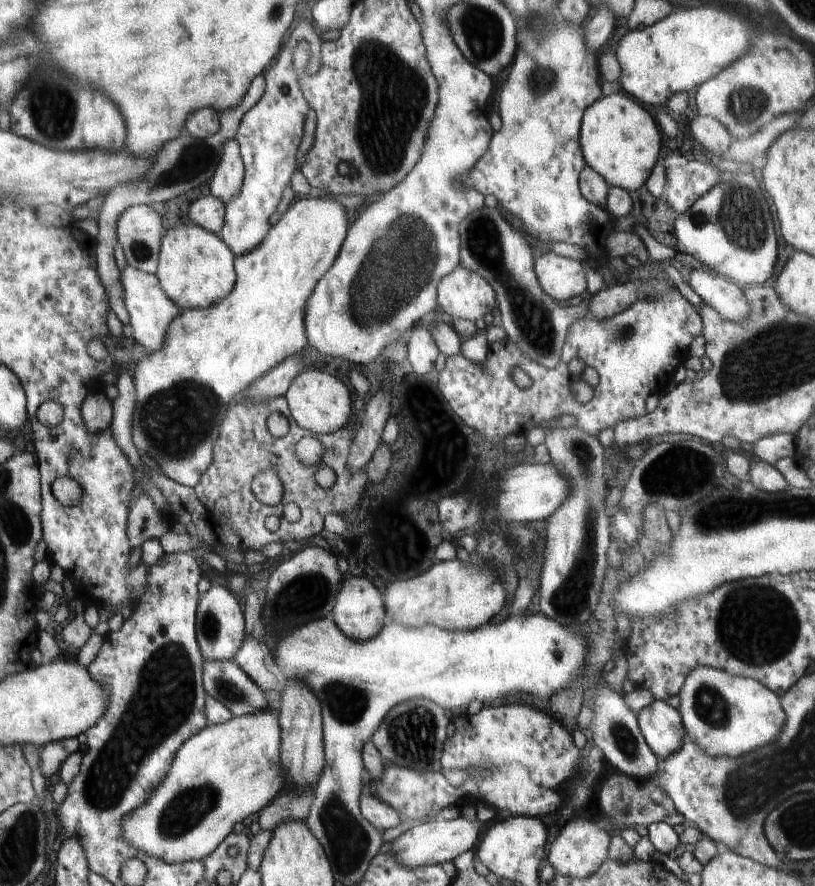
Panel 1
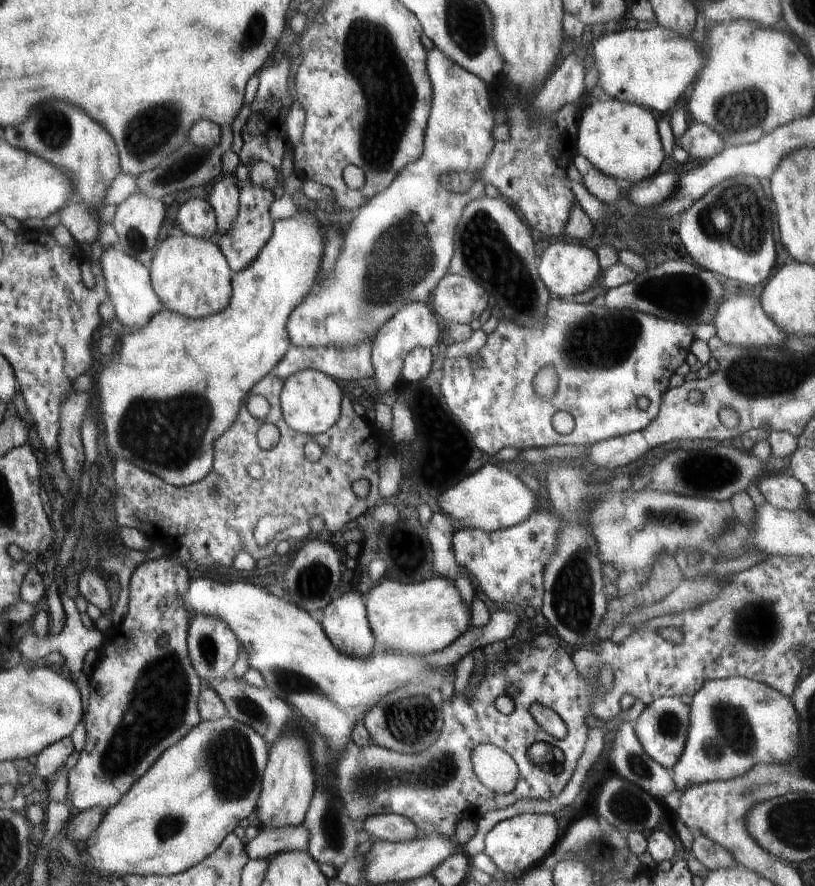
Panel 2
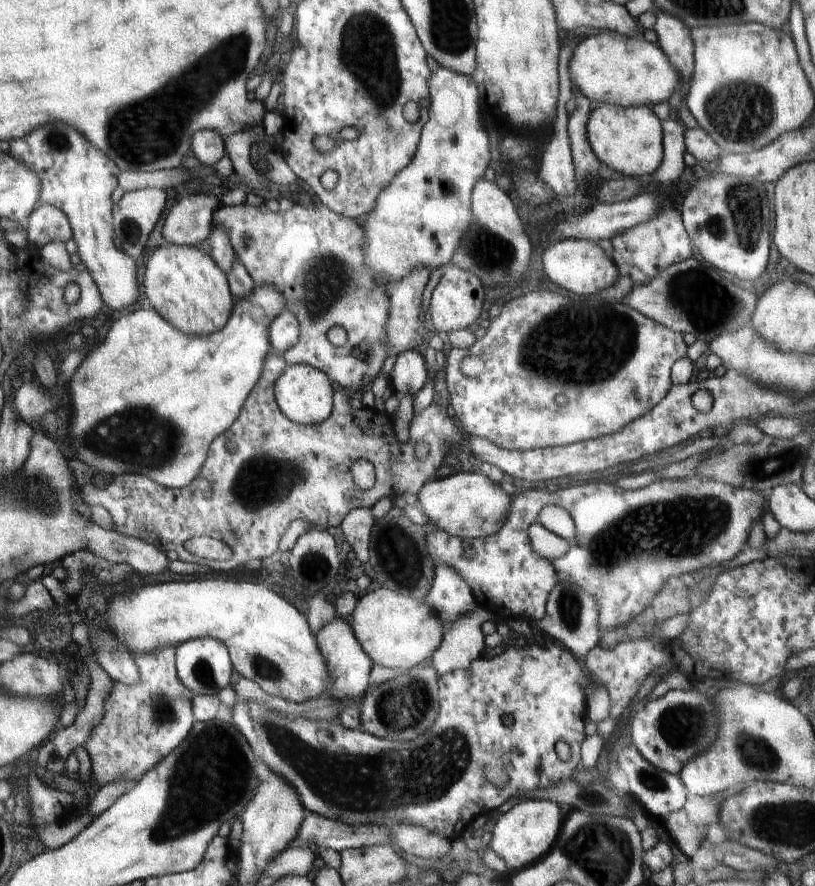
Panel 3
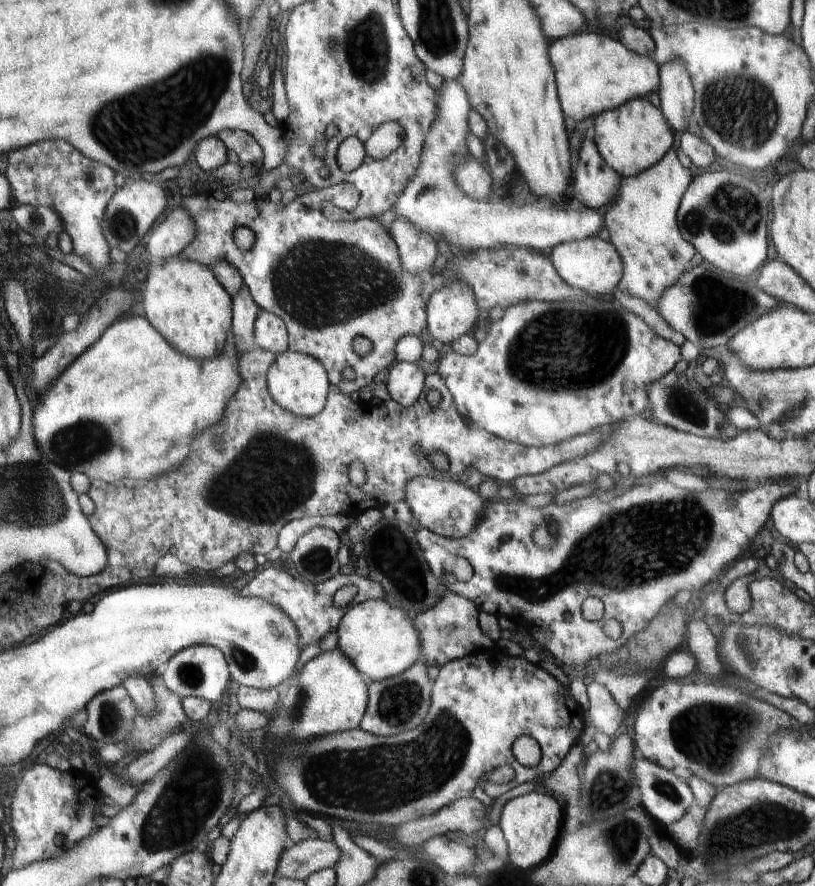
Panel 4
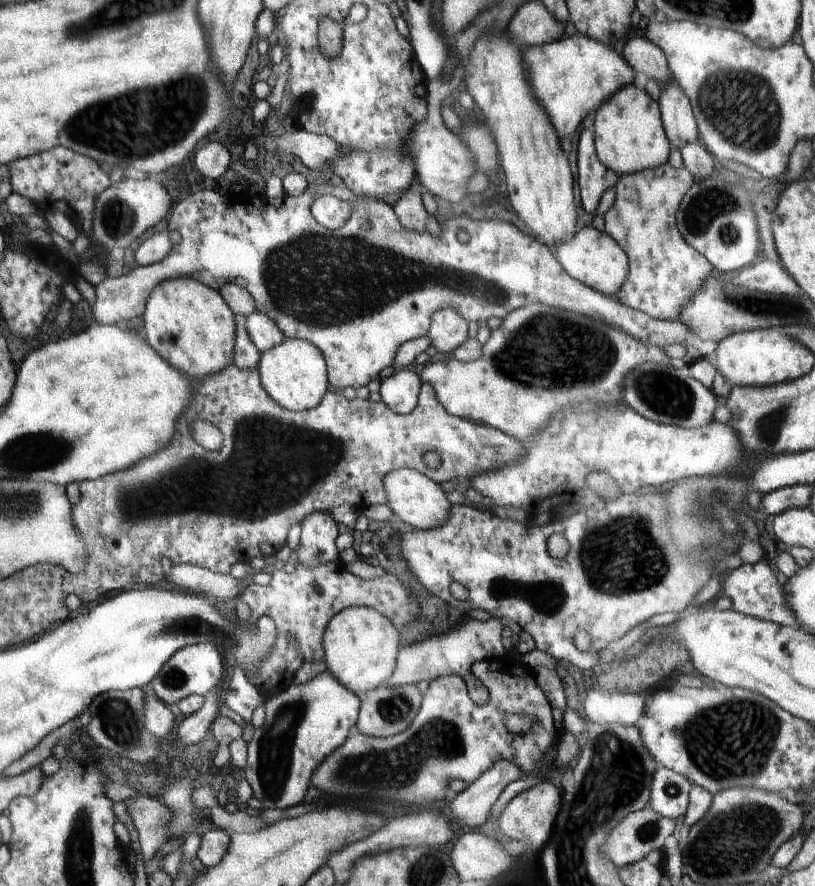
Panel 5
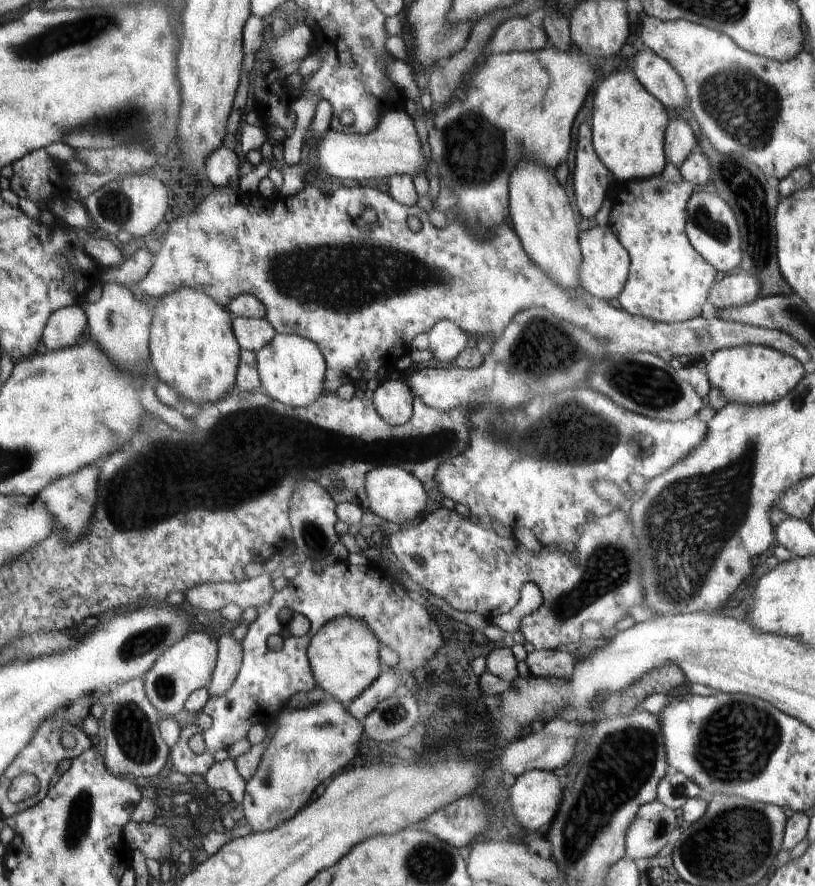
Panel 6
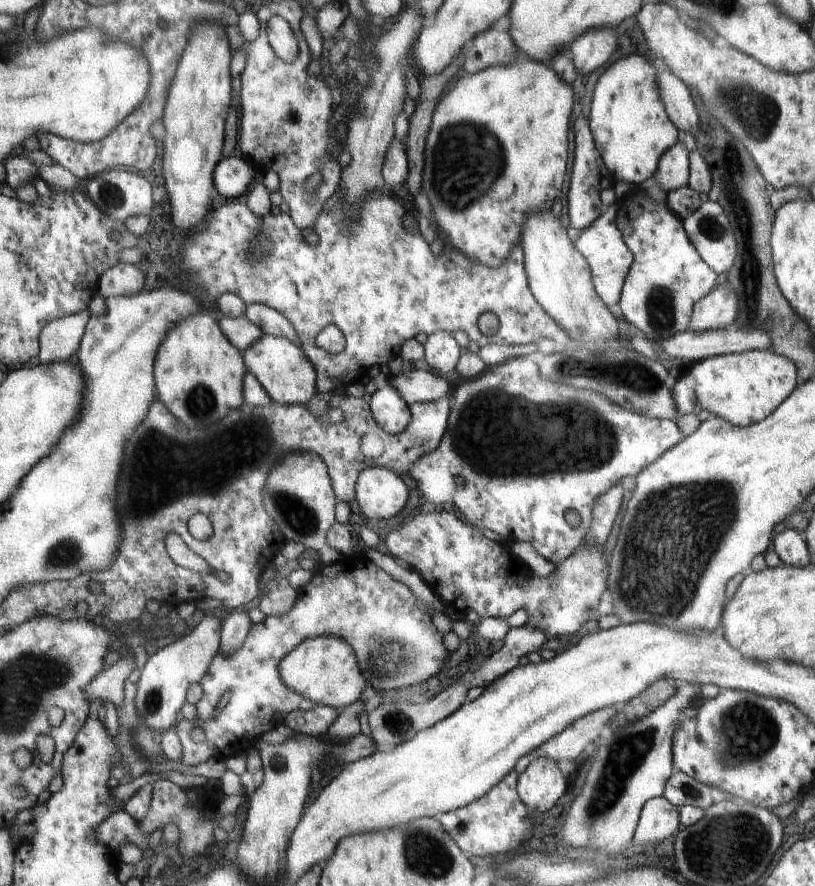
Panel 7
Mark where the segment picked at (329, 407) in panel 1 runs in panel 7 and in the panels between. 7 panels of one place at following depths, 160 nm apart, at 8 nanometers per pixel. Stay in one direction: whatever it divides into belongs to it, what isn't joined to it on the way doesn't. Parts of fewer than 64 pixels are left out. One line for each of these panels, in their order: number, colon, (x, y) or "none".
2: (310, 401)
3: (304, 393)
4: (297, 381)
5: (294, 373)
6: (292, 369)
7: (287, 374)

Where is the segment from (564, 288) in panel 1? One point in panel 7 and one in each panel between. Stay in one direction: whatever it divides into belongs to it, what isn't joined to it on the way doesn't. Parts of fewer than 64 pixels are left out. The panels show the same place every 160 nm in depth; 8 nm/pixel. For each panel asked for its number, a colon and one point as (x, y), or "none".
2: (567, 269)
3: (578, 265)
4: (592, 264)
5: (593, 257)
6: (604, 271)
7: (602, 244)

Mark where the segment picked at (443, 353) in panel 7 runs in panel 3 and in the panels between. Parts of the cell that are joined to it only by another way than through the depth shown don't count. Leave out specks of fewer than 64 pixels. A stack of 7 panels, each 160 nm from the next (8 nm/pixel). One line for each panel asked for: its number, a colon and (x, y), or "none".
3: (457, 300)
4: (452, 311)
5: (449, 331)
6: (447, 340)

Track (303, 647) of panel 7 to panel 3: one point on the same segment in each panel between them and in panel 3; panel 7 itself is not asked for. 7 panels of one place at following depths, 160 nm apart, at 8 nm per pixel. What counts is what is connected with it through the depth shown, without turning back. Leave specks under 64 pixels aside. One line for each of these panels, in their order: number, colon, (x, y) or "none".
3: (397, 632)
4: (381, 641)
5: (362, 646)
6: (344, 657)

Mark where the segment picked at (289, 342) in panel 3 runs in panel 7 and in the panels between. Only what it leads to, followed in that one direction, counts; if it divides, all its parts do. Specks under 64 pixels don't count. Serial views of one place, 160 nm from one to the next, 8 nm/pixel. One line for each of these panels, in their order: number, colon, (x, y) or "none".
4: (272, 334)
5: (265, 333)
6: (252, 334)
7: (241, 331)

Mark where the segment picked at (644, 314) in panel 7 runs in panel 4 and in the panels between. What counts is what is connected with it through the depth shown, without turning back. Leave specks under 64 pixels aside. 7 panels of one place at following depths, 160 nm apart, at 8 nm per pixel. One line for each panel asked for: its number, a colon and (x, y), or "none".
4: (642, 221)
5: (665, 272)
6: (668, 282)

